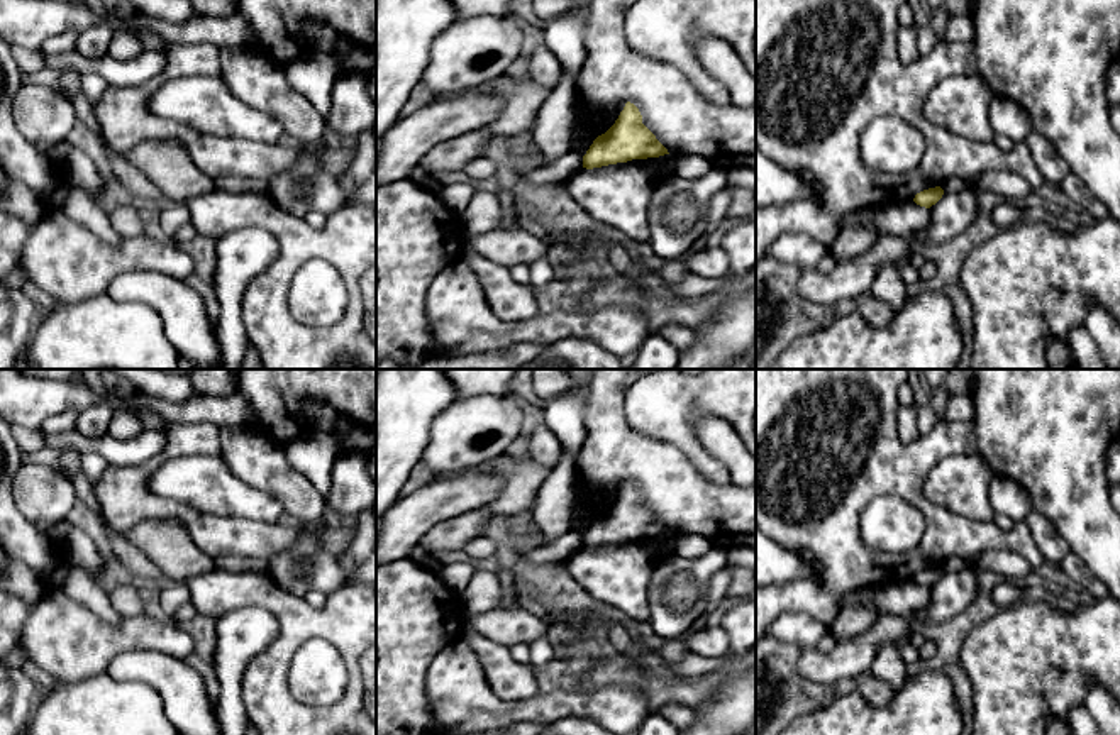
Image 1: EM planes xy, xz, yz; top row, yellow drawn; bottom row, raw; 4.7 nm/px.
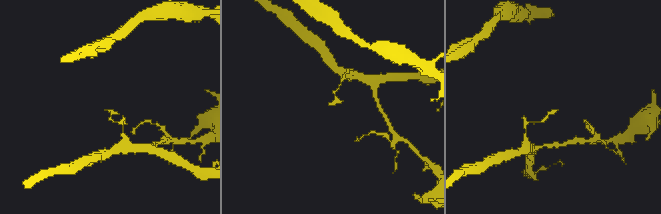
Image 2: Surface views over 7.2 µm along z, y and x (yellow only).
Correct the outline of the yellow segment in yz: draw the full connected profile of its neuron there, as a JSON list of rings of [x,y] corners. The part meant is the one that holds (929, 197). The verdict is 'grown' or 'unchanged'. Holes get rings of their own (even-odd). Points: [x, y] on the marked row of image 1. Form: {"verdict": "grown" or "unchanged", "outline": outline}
{"verdict": "unchanged", "outline": [[[935,186],[917,193],[913,202],[920,207],[930,208],[942,198],[942,195],[944,195],[944,190],[940,186]]]}

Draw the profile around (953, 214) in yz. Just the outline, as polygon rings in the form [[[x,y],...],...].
[[[971,188],[957,193],[944,193],[929,212],[930,220],[927,229],[917,232],[913,237],[923,242],[947,240],[962,234],[974,222],[978,213],[978,198]]]

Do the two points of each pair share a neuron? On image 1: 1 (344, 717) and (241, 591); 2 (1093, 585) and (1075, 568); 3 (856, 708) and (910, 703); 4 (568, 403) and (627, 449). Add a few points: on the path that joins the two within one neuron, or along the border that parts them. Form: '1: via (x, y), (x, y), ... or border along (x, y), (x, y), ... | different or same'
1: via (354, 673), (322, 622), (285, 607) | same
2: via (1088, 581), (1080, 573) | same
3: via (870, 715), (897, 715) | same
4: border along (588, 386), (585, 441), (578, 454) | different

